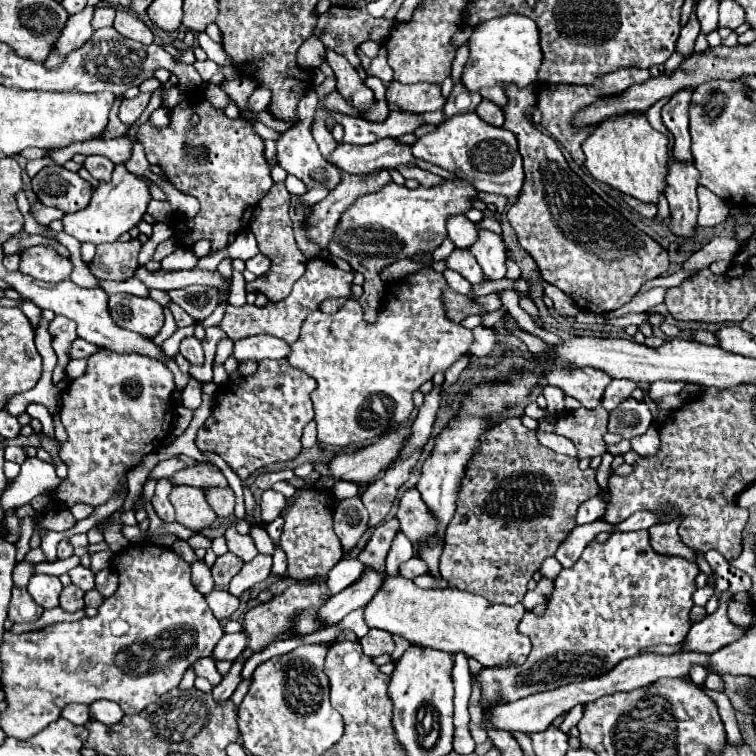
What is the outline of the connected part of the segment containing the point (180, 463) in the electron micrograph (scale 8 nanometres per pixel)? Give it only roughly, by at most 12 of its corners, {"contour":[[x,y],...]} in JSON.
{"contour":[[174,456],[150,472],[160,480],[176,474],[182,468],[196,466],[190,456]]}

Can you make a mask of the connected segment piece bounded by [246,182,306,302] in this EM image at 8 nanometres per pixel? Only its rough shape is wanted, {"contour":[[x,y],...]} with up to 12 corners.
{"contour":[[284,182],[256,206],[250,230],[270,270],[246,284],[278,302],[304,274]]}

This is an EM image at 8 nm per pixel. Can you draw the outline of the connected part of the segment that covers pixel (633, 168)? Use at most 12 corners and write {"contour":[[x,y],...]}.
{"contour":[[644,112],[602,120],[584,166],[640,202],[658,202],[668,138]]}

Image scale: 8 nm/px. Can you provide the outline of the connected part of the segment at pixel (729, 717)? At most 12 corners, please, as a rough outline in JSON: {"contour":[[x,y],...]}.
{"contour":[[704,691],[716,702],[727,741],[737,745],[743,738],[736,710],[724,693]]}

